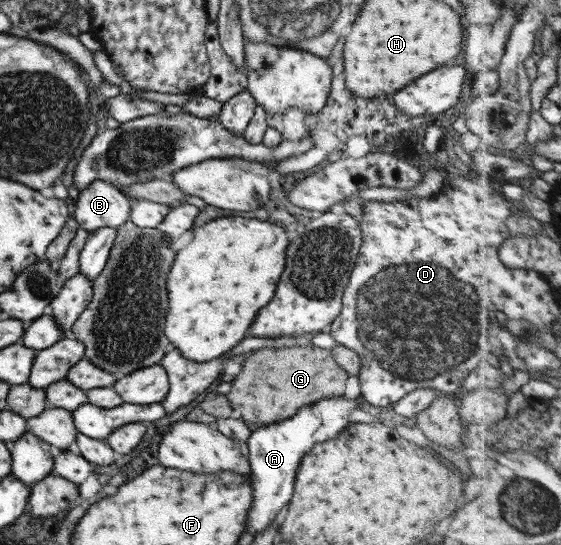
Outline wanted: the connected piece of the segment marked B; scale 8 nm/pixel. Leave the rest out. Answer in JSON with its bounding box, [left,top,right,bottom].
[72,180,130,233]

